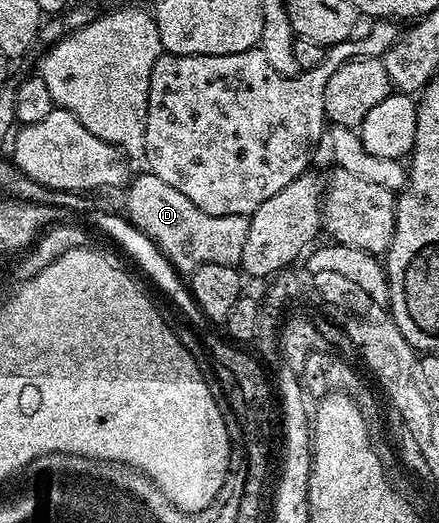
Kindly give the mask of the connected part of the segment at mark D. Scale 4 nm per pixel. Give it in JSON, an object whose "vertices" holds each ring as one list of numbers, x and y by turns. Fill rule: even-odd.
{"vertices":[[143,172,138,179,136,178,129,183,125,191,125,213,129,222,154,242,156,248,177,271,189,276,204,264,238,266,241,263,244,240,248,238,250,223,247,215,212,216,196,208,196,204,192,204,188,196,176,192,172,184,164,184,160,176]]}

